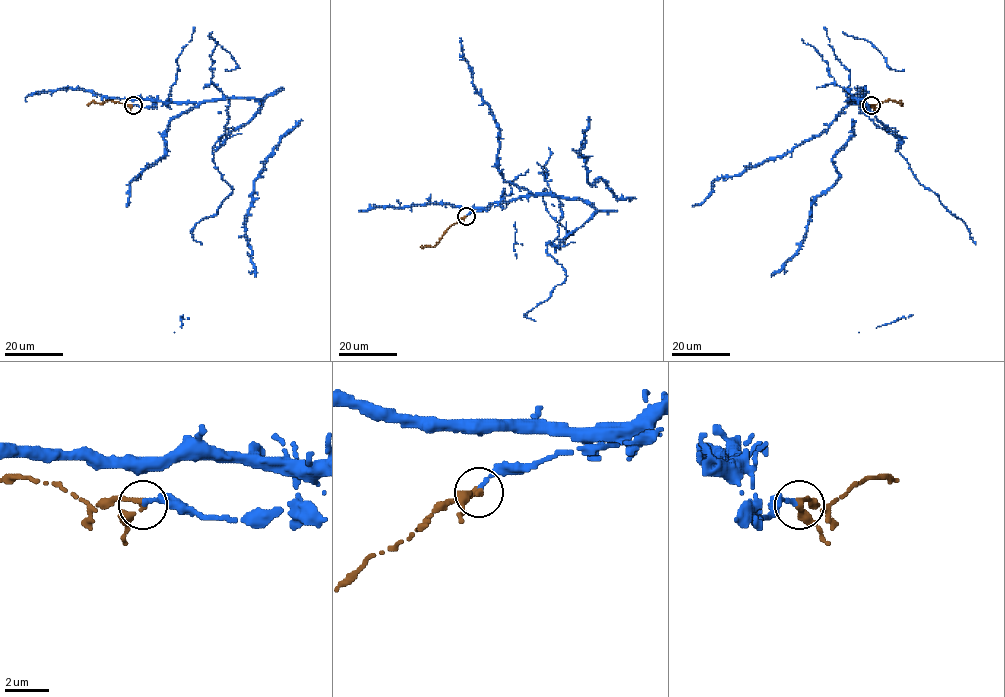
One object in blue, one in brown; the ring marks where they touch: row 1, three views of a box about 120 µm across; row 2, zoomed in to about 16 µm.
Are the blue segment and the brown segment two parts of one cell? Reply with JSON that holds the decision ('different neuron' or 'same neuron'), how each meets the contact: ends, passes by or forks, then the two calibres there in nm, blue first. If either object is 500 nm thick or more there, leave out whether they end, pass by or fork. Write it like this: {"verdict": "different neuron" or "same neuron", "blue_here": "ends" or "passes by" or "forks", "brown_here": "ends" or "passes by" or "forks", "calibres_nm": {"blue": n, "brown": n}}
{"verdict": "same neuron", "blue_here": "ends", "brown_here": "passes by", "calibres_nm": {"blue": 220, "brown": 280}}

